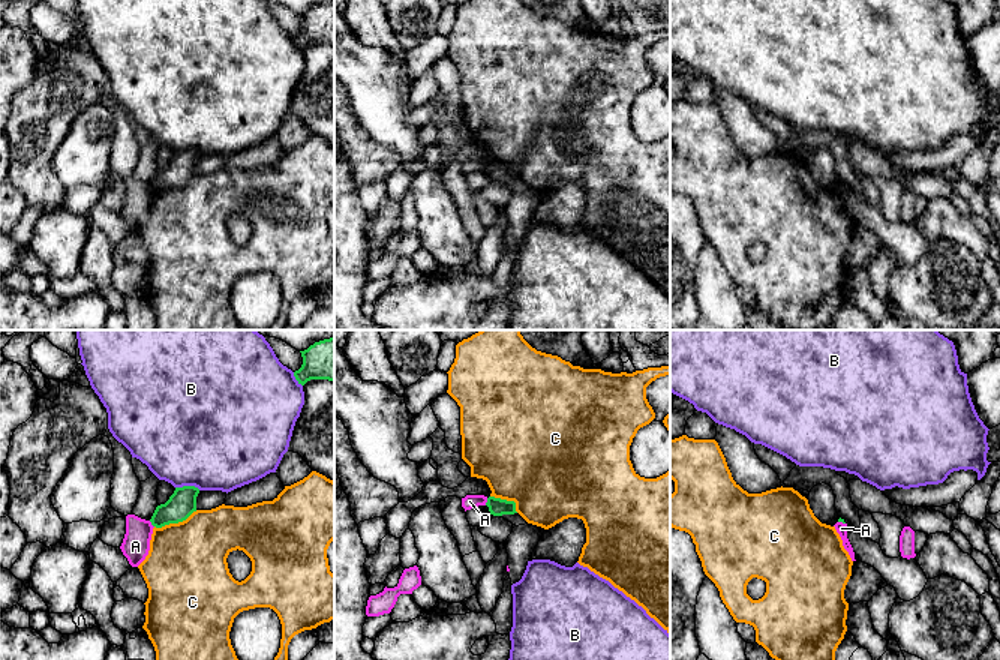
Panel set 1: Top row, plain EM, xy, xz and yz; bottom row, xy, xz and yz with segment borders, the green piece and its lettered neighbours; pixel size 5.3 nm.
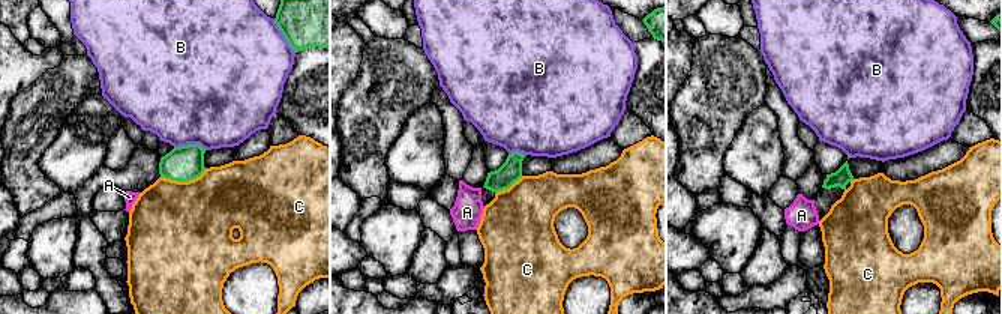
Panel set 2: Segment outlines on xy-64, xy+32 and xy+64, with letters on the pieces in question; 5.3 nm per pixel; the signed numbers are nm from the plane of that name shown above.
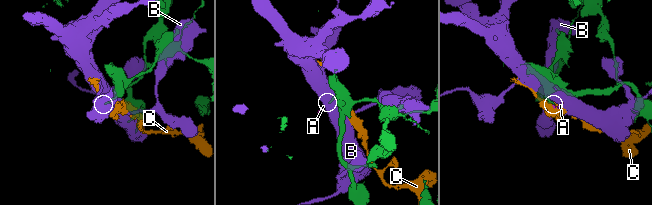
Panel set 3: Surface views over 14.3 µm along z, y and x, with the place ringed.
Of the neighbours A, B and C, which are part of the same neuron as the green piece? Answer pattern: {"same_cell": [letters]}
{"same_cell": []}

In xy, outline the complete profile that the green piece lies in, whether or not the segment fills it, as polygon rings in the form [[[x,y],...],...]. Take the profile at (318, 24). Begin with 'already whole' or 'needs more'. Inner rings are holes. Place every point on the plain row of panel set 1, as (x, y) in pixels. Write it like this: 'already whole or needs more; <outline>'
already whole; [[[334,0],[315,6],[300,16],[303,28],[294,36],[298,48],[304,50],[310,44],[328,44],[334,46]]]

